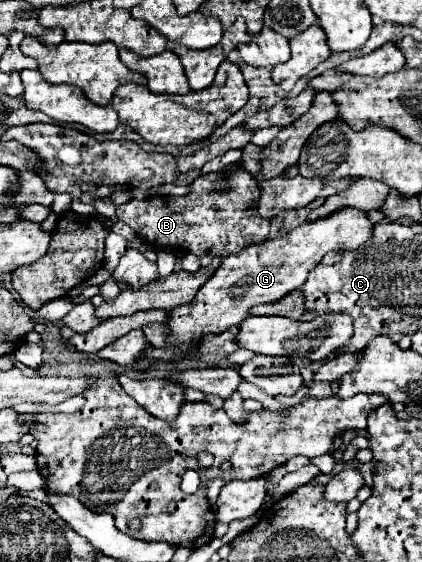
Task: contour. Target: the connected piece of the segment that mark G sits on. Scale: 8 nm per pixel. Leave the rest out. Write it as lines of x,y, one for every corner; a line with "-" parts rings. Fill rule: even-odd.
341,208
325,218
303,222
285,236
269,238
265,242
259,242
257,246
245,246
241,254
229,254
229,258
221,260
221,266
215,270
209,282
201,286
191,304
177,306
169,312
169,346
173,346
173,350
151,348
145,358
139,360
133,368
145,370
149,366
149,360
179,360
189,346
201,340
203,334
219,334
229,326
245,320
251,306
275,302
291,290
301,288
307,282
307,274
315,268
315,264
323,260
325,254
357,250
371,236
373,222
369,220
365,210

